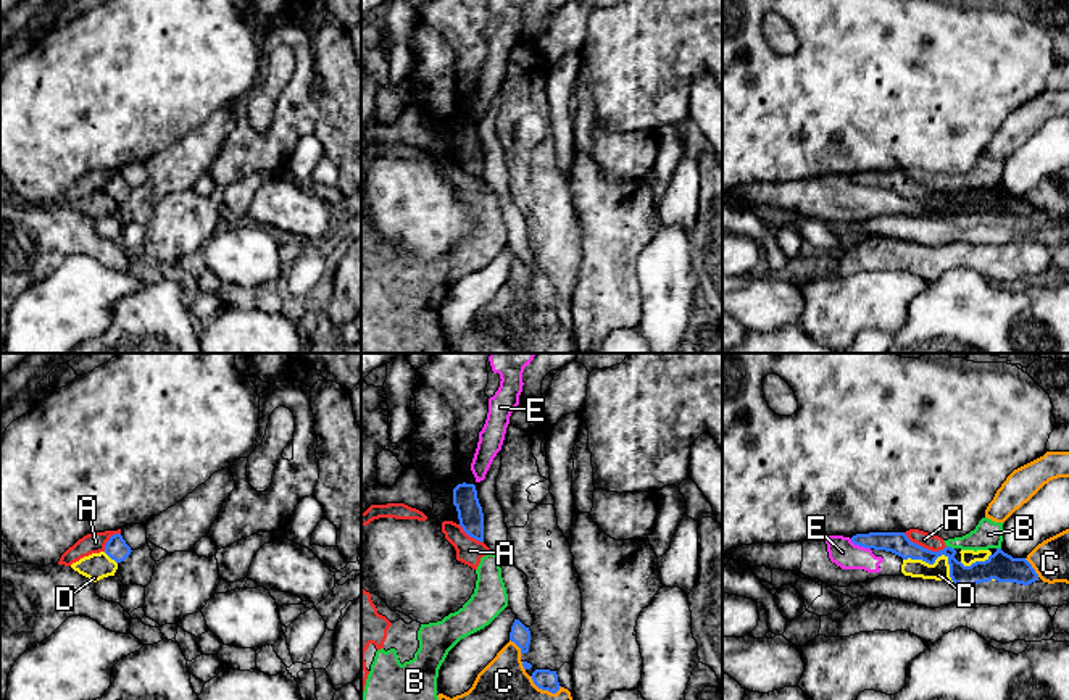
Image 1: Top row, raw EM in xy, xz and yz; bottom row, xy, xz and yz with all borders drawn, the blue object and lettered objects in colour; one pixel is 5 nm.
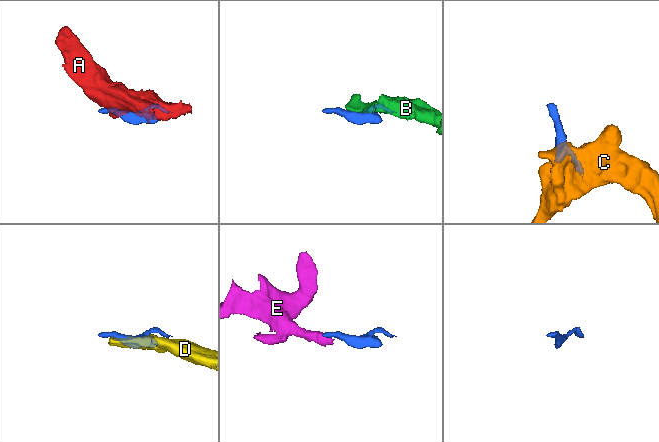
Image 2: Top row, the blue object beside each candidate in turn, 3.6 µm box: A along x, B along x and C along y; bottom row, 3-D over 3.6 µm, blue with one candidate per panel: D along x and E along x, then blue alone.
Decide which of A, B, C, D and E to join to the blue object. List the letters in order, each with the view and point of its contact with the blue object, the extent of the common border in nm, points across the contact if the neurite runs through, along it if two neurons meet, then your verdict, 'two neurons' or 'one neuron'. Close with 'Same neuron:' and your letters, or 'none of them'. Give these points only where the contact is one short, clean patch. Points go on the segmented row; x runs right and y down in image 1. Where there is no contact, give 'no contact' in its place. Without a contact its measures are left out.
A: contact yz (923, 547); length 220 nm; border yz (903, 533), (927, 549), (942, 550), (945, 547); two neurons
B: contact yz (950, 547); length 40 nm; border yz (947, 545), (953, 549); two neurons
C: contact xz (544, 689); length 170 nm; two neurons
D: contact yz (937, 557); length 280 nm; two neurons
E: contact yz (860, 545); length 120 nm; border yz (850, 539), (869, 549); two neurons
Same neuron: none of them

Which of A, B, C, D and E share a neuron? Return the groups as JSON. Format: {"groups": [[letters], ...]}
{"groups": [["A", "B"], ["C"], ["D", "E"]]}

